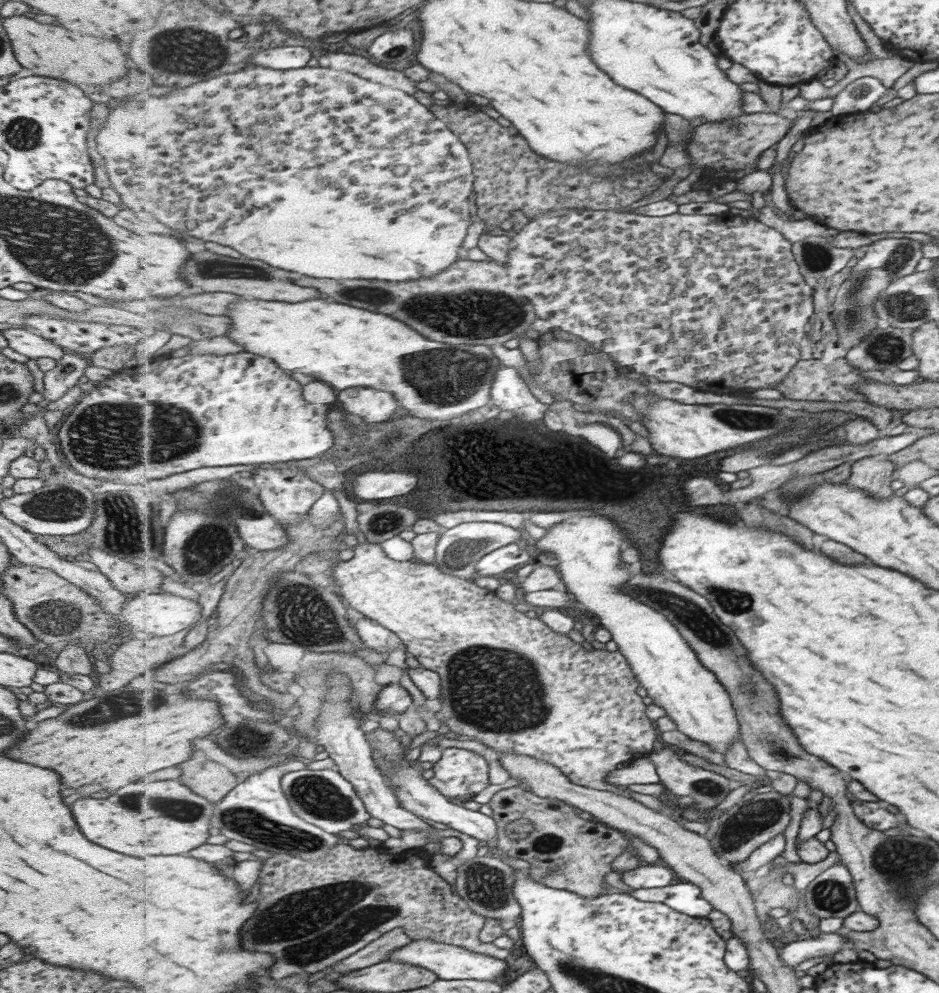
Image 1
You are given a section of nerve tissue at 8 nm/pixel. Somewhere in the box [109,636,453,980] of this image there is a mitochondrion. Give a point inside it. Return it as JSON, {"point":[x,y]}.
{"point":[324,918]}

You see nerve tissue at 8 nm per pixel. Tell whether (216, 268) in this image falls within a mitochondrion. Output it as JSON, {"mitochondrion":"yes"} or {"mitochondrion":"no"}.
{"mitochondrion":"yes"}

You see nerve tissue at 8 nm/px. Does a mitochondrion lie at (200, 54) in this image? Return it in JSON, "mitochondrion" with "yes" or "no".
{"mitochondrion":"yes"}

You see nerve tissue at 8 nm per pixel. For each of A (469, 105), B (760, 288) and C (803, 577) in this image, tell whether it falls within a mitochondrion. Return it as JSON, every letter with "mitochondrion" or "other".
{"A":"other","B":"other","C":"other"}

